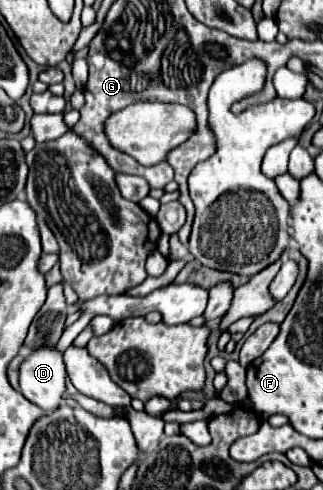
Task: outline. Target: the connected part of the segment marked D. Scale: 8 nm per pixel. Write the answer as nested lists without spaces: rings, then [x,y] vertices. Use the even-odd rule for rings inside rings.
[[[38,349],[20,367],[20,393],[48,413],[60,407],[66,395],[64,381],[66,367],[62,353],[56,349]]]

